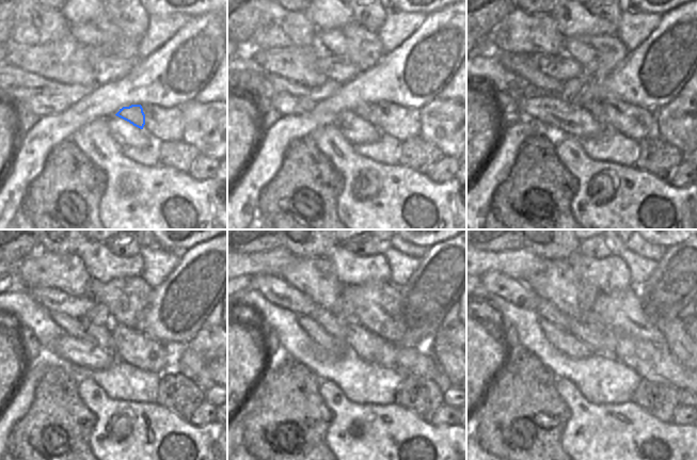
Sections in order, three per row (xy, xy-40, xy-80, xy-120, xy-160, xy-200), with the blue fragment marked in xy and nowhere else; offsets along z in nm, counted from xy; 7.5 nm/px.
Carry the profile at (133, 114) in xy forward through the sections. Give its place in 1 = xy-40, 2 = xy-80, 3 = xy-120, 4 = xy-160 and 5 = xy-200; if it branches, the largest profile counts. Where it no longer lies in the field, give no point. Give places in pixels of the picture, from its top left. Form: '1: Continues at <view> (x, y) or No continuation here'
1: Continues at xy-40 (363, 111)
2: Continues at xy-80 (596, 108)
3: Continues at xy-120 (101, 335)
4: Continues at xy-160 (331, 322)
5: Continues at xy-200 (545, 308)

